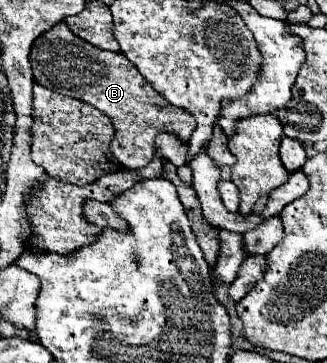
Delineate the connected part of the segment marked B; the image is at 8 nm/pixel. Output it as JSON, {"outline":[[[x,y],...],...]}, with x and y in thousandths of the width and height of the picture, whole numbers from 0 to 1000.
{"outline":[[[196,58],[122,96],[92,146],[104,218],[116,234],[177,251],[202,267],[275,284],[355,344],[343,421],[385,466],[428,466],[471,433],[471,383],[483,366],[526,366],[575,394],[599,350],[593,322],[495,273],[483,251],[428,207],[428,196],[373,146],[300,135],[232,102]]]}

